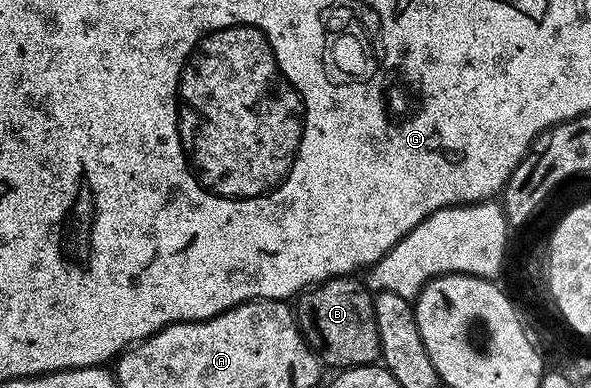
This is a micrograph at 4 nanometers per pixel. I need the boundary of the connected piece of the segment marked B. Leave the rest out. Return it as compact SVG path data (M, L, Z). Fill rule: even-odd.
M340 277L327 279L302 292L299 304L294 304L295 323L303 332L303 341L319 356L320 364L327 363L334 369L346 369L348 367L369 367L380 358L379 334L377 333L377 321L375 320L375 307L372 294L362 282L355 277Z

